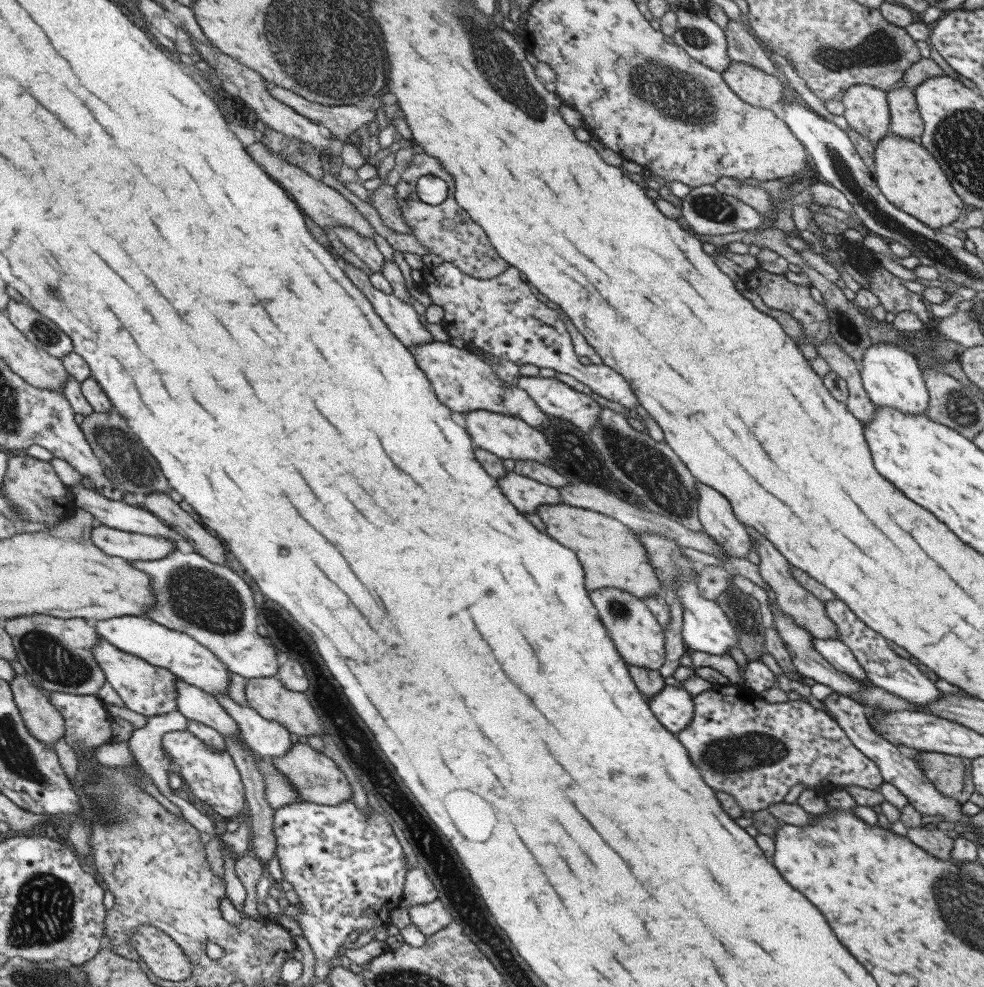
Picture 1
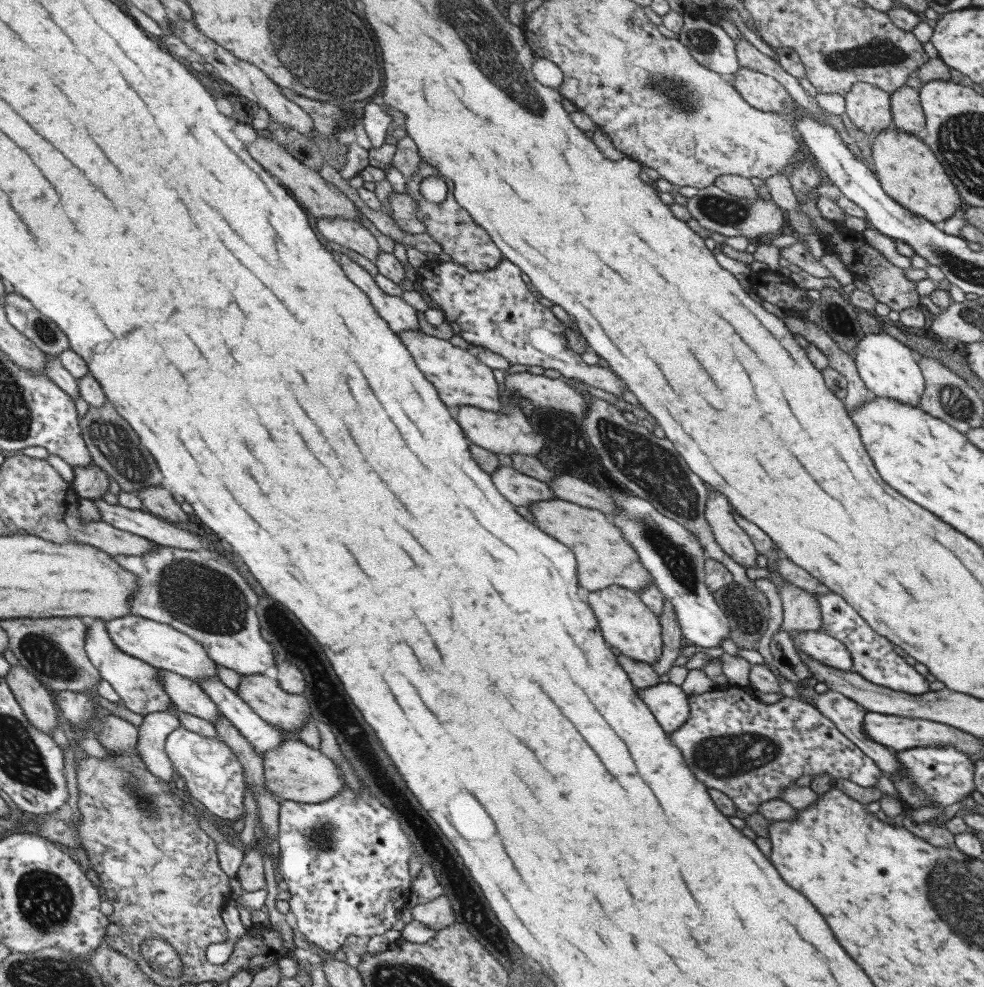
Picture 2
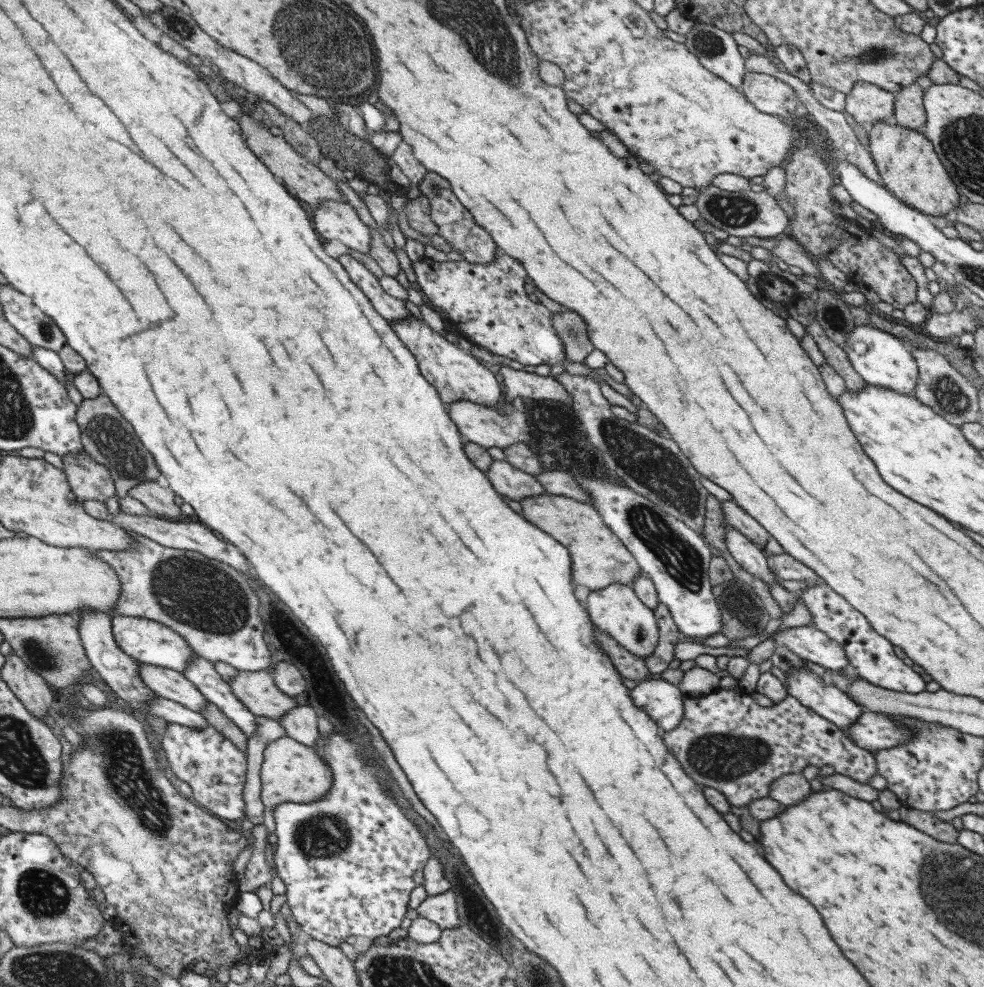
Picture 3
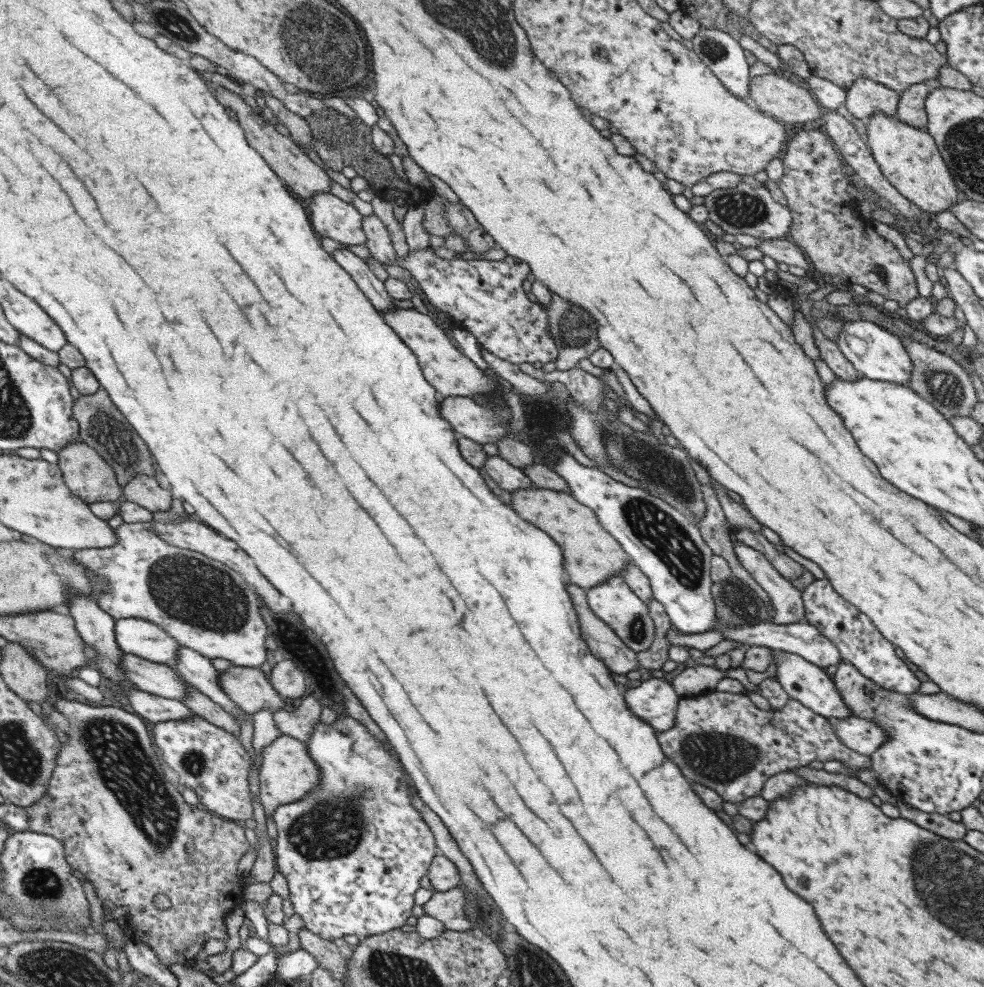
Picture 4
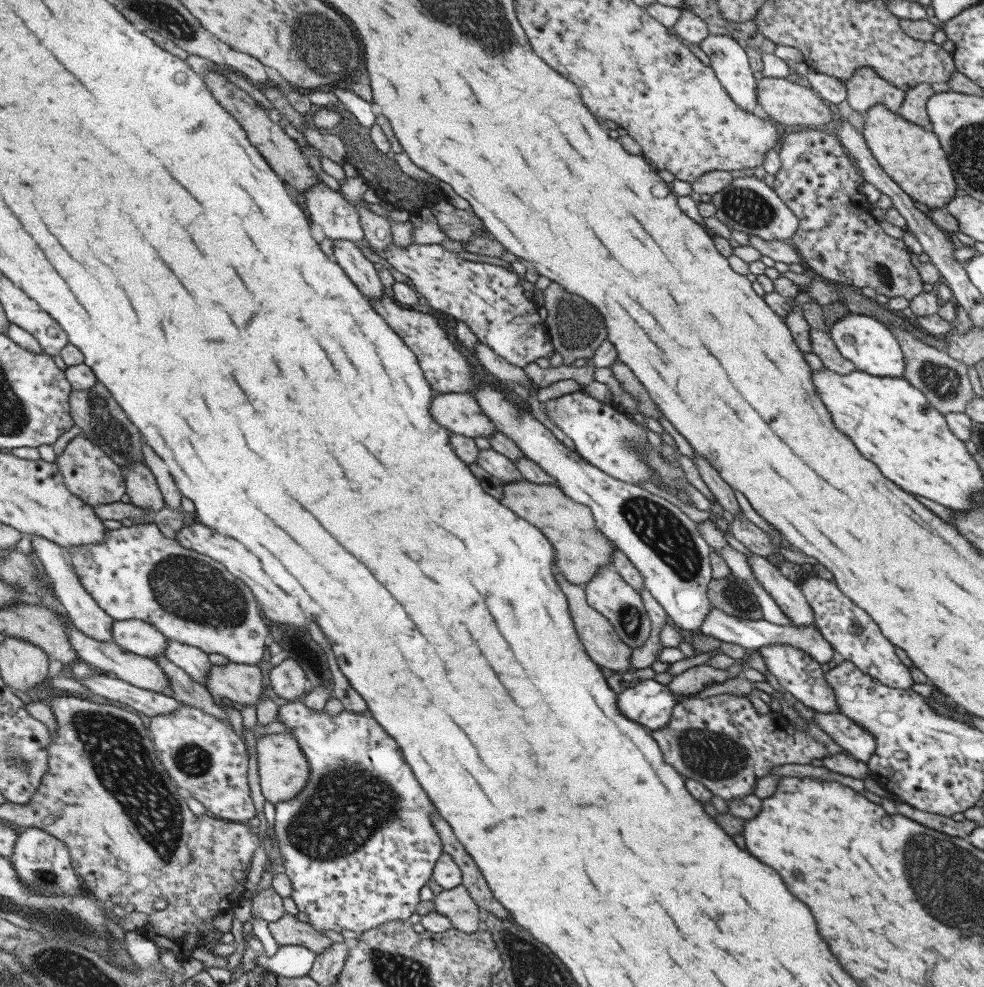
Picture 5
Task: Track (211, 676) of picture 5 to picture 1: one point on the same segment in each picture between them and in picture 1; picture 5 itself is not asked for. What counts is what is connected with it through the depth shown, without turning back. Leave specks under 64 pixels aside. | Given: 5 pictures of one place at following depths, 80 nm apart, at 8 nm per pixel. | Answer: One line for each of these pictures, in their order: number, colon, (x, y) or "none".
1: (268, 697)
2: (262, 694)
3: (255, 690)
4: (248, 688)

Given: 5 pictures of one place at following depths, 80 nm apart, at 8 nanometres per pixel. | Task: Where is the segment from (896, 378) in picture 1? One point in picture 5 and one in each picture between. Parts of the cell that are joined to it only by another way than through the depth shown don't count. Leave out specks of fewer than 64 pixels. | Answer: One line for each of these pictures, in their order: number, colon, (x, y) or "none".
2: (888, 369)
3: (881, 360)
4: (874, 353)
5: (868, 345)

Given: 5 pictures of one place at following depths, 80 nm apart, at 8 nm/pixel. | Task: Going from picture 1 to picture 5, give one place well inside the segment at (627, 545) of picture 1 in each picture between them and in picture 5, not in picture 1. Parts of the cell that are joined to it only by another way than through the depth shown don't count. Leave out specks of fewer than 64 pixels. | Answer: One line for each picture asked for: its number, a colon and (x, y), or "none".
2: (603, 557)
3: (597, 557)
4: (589, 555)
5: (579, 549)

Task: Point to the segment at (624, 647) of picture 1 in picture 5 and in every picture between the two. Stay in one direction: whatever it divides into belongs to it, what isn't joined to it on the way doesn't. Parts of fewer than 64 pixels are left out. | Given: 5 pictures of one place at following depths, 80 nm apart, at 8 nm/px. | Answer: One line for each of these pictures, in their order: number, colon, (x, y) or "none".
2: (627, 625)
3: (615, 610)
4: (612, 601)
5: (606, 592)

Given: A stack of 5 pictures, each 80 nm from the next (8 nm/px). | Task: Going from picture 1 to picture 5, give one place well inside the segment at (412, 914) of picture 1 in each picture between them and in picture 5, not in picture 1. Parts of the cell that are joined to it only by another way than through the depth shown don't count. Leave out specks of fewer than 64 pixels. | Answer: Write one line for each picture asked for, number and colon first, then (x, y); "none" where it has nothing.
2: (435, 913)
3: (441, 909)
4: (447, 906)
5: (455, 903)

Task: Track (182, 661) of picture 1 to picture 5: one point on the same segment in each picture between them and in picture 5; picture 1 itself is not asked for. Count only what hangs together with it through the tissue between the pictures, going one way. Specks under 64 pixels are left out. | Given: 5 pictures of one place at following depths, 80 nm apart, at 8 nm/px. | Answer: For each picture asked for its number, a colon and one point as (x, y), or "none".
2: (165, 648)
3: (148, 641)
4: (145, 639)
5: (136, 636)

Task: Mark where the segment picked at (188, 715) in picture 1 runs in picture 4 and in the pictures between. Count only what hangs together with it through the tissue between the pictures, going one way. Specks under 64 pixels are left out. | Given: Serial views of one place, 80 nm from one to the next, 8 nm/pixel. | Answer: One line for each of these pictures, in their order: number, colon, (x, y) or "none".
2: (186, 695)
3: (166, 683)
4: (153, 678)

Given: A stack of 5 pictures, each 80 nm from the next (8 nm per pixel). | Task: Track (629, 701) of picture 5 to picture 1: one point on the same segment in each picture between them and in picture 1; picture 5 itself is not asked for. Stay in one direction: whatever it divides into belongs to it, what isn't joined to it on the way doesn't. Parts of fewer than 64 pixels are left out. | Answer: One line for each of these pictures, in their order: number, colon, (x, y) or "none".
1: (672, 707)
2: (668, 703)
3: (662, 701)
4: (653, 700)

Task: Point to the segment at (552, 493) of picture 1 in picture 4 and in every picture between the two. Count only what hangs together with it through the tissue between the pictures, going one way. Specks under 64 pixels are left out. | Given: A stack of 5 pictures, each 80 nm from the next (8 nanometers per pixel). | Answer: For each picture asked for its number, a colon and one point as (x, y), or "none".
2: (519, 489)
3: (508, 481)
4: (507, 477)

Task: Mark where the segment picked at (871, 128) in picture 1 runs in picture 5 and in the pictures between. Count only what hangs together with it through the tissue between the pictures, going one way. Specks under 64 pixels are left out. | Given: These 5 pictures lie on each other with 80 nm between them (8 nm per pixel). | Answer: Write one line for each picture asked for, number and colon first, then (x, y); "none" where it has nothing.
2: (868, 108)
3: (866, 103)
4: (865, 96)
5: (864, 88)

